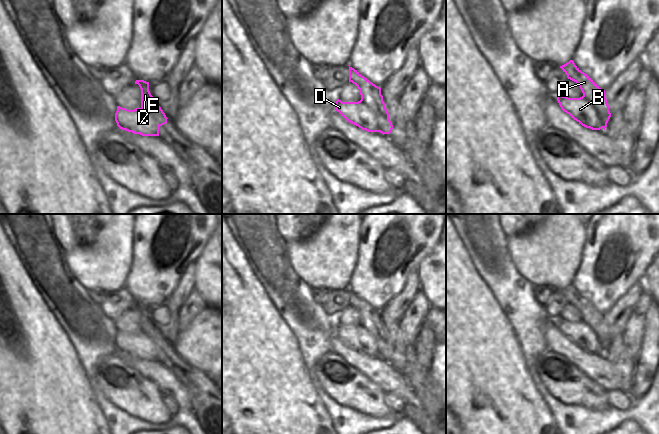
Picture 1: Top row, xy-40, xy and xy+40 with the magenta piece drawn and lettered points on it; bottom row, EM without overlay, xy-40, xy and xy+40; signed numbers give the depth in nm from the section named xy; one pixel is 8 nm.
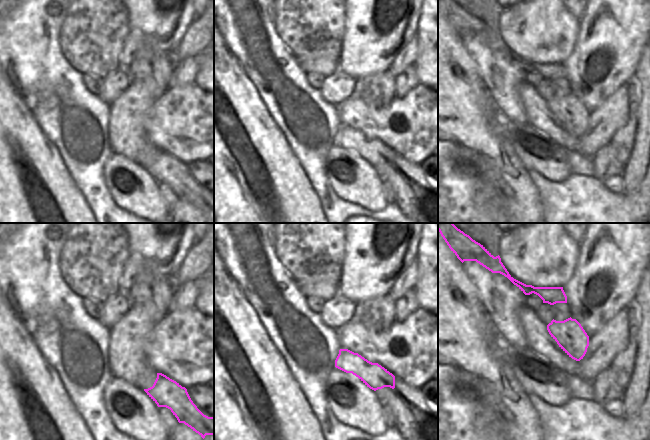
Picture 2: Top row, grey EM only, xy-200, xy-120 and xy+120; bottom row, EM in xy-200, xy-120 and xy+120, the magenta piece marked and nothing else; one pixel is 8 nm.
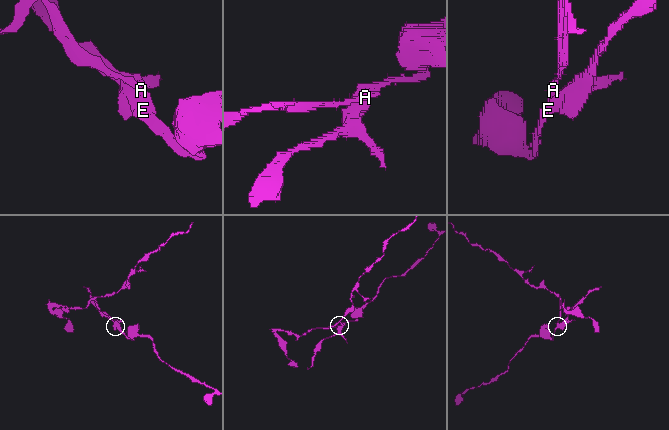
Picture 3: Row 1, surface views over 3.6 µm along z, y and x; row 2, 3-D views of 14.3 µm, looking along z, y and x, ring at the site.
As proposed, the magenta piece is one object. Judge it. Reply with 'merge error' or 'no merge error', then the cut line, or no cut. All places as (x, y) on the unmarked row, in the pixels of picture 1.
merge error | xy+40 (583, 319), (596, 333), (603, 351)

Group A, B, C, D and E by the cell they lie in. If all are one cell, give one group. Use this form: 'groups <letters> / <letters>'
groups A C / B D E

